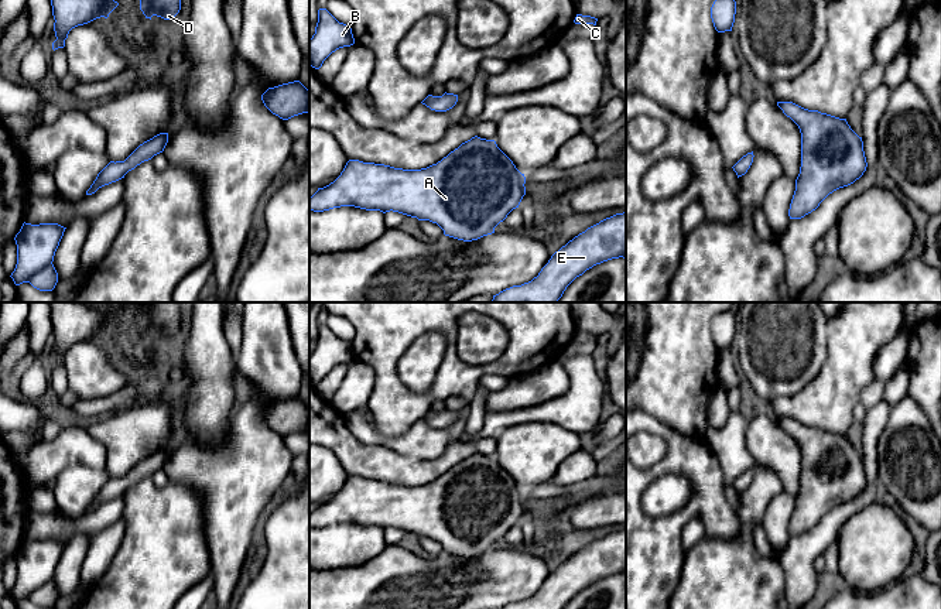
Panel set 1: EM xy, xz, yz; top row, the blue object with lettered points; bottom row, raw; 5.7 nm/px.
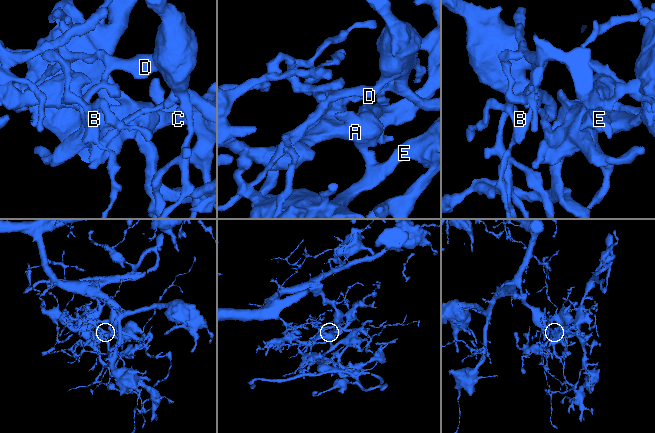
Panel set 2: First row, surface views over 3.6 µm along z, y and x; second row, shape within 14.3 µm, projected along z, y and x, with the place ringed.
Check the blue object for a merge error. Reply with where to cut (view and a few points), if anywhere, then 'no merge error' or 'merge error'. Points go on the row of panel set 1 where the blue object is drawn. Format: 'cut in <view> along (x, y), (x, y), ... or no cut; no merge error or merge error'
cut in xz along (441, 96), (441, 101), (430, 108); merge error

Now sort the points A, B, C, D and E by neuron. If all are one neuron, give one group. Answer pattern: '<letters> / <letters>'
A E / B C D

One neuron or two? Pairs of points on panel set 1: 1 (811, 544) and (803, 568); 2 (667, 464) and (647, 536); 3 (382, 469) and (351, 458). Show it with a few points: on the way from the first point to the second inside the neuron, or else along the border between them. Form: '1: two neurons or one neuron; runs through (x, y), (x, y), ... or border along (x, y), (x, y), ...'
1: one neuron; runs through (806, 550), (803, 553), (803, 563)
2: one neuron; runs through (693, 475), (700, 482), (700, 499), (673, 524)
3: one neuron; runs through (375, 462), (358, 459)

